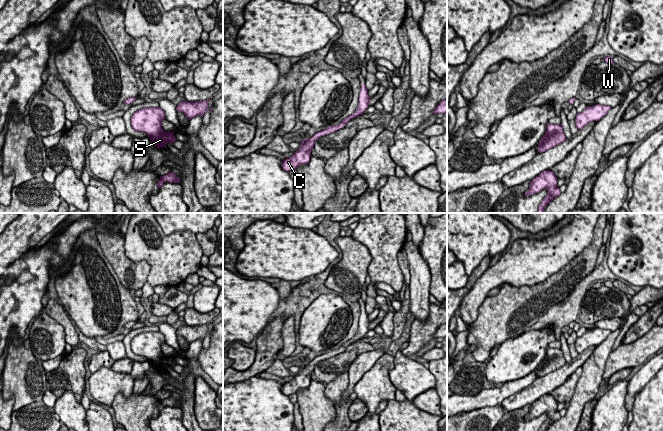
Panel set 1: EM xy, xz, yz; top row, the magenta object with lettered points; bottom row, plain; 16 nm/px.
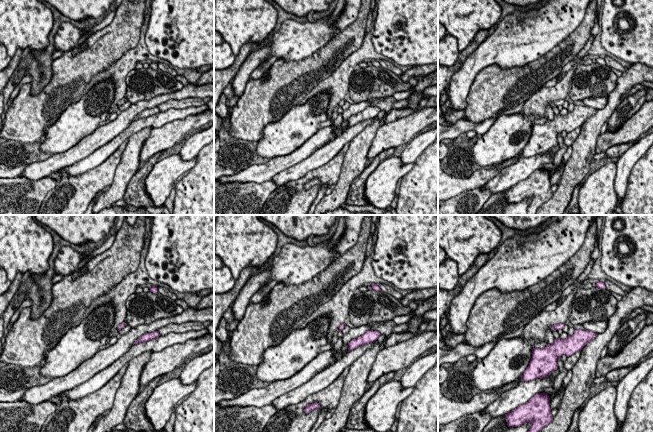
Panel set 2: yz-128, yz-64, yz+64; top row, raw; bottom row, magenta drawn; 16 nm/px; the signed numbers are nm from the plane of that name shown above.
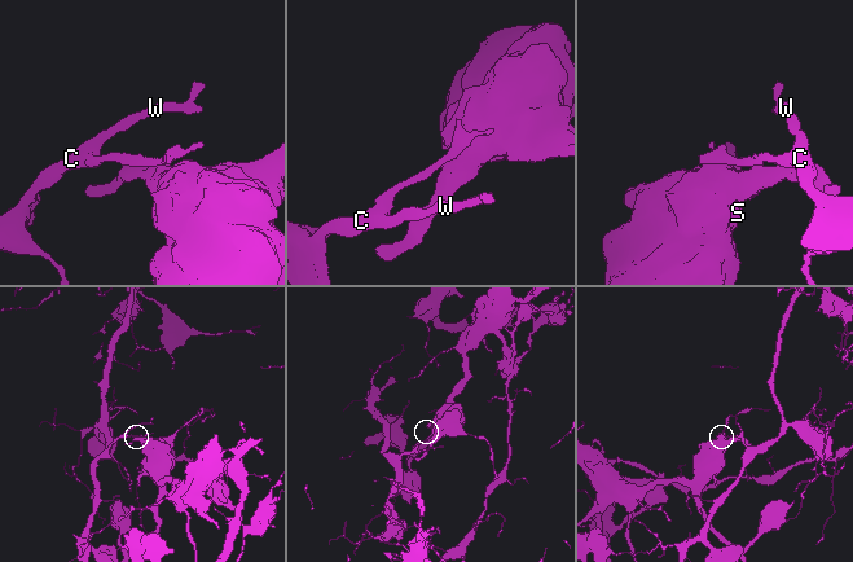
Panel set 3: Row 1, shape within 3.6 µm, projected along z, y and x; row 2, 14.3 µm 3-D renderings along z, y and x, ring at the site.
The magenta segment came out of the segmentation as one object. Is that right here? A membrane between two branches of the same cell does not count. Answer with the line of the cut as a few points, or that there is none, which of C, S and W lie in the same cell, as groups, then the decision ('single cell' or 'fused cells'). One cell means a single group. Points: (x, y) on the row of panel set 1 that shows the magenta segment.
cut in xz along (353, 113), (354, 116); C W / S; fused cells

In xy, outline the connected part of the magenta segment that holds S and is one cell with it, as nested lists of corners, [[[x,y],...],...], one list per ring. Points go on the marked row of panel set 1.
[[[149,107],[137,110],[131,116],[131,126],[137,132],[144,132],[157,148],[166,147],[167,143],[173,145],[177,139],[174,132],[166,132],[162,128],[165,113],[160,107]]]

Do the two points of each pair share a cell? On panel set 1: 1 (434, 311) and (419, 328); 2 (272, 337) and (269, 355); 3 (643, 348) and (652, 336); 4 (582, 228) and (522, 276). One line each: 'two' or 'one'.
1: one
2: one
3: one
4: one

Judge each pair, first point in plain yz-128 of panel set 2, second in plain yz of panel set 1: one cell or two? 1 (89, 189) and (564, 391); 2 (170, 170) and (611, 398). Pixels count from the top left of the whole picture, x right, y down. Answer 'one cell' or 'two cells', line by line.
1: one cell
2: one cell

